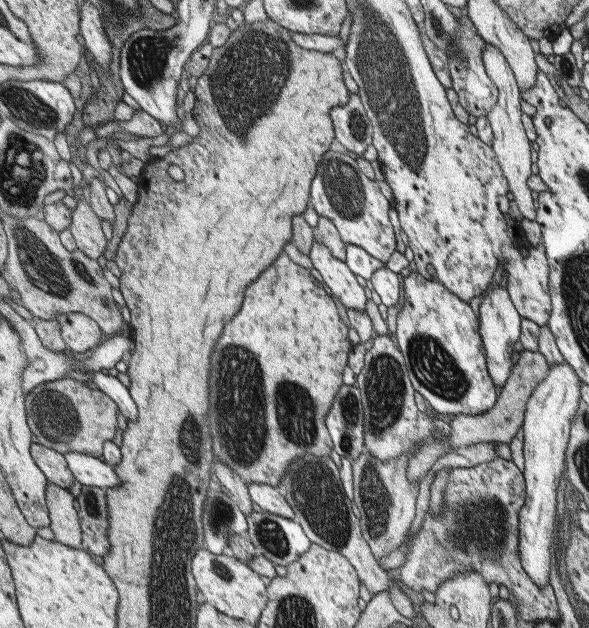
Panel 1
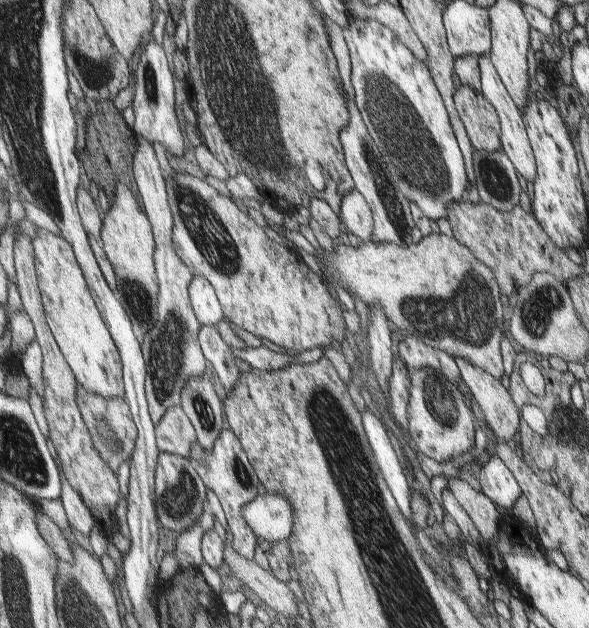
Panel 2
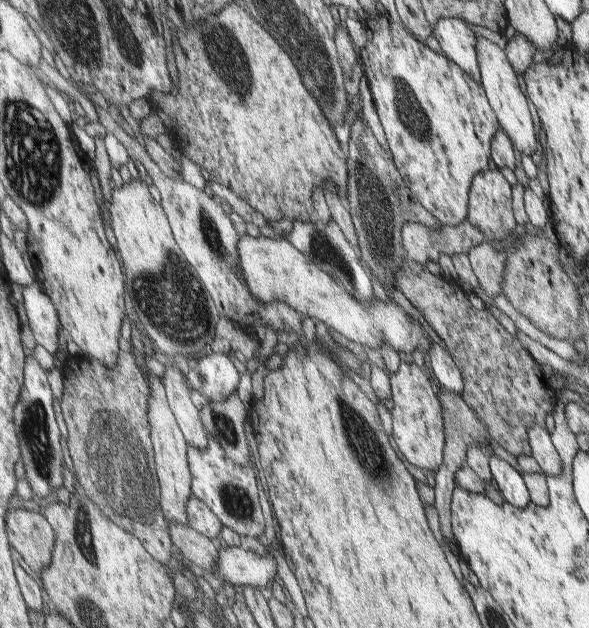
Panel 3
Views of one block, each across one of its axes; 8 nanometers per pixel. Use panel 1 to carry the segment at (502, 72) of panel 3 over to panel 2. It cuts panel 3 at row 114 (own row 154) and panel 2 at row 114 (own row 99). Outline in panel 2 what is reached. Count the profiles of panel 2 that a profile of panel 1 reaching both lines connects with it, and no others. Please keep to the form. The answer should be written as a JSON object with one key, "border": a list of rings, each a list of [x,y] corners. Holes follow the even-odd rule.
{"border":[[[480,54],[476,59],[480,76],[480,92],[482,93],[483,98],[491,104],[491,108],[495,110],[495,114],[497,114],[498,125],[500,128],[499,142],[501,149],[511,161],[517,174],[523,176],[526,182],[532,181],[536,175],[534,156],[527,138],[522,116],[520,115],[520,110],[513,102],[511,96],[509,96],[493,64],[491,64],[488,54]]]}

